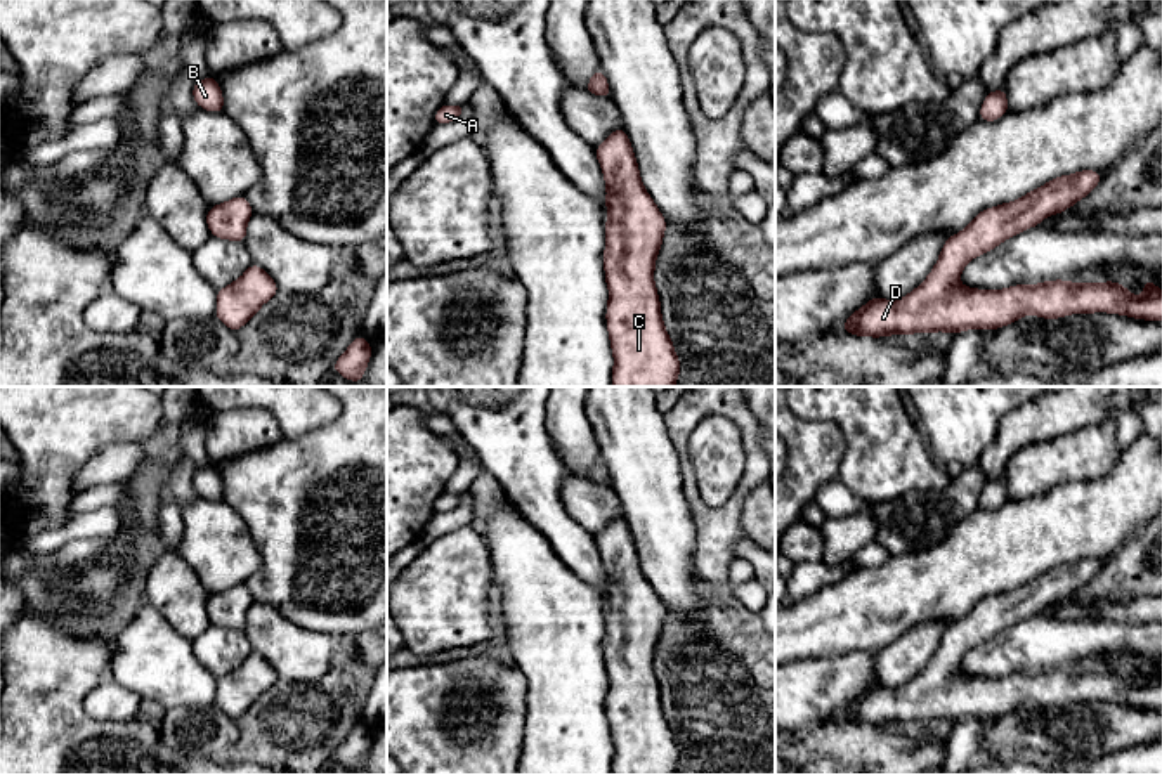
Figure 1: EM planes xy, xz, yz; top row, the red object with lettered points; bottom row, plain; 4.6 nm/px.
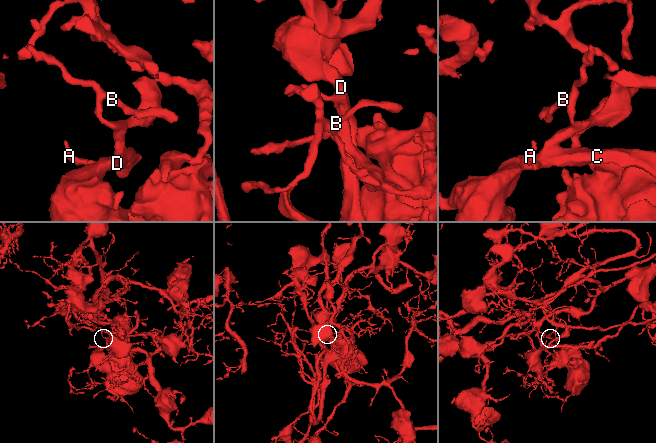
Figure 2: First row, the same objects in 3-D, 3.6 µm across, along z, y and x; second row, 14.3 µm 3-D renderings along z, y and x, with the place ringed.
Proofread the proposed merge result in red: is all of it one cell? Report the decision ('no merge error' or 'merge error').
no merge error

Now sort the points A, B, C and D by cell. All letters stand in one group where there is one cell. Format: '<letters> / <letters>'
A B C D

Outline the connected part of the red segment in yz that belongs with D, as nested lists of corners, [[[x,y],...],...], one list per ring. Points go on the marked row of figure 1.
[[[1080,170],[1060,175],[1011,203],[982,210],[969,225],[945,239],[935,267],[917,288],[898,300],[867,300],[841,329],[867,338],[937,331],[954,335],[964,329],[997,329],[1027,314],[1060,319],[1108,312],[1162,321],[1162,290],[1150,277],[1143,281],[1143,296],[1134,296],[1115,281],[1077,284],[1056,279],[1006,290],[976,290],[959,283],[969,260],[1074,206],[1100,180],[1098,170]]]

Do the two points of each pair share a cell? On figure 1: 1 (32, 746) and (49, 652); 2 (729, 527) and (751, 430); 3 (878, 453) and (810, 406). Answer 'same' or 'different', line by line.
1: same
2: same
3: same

